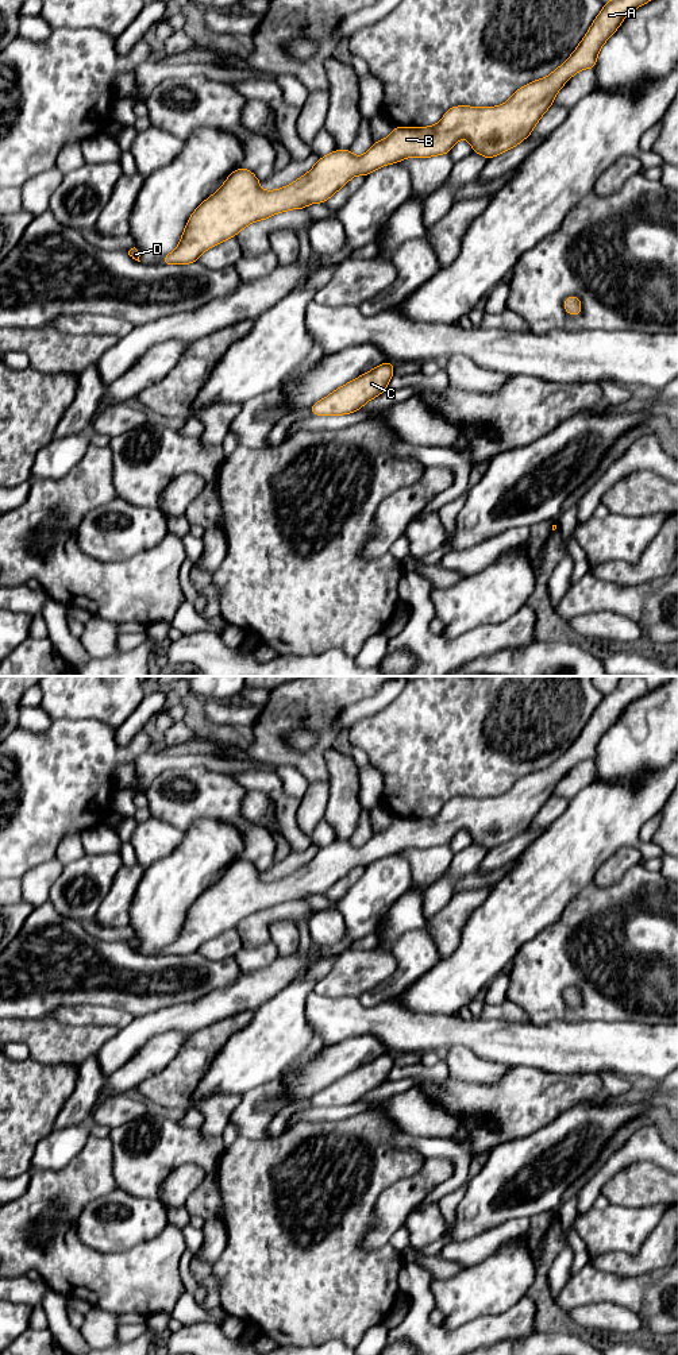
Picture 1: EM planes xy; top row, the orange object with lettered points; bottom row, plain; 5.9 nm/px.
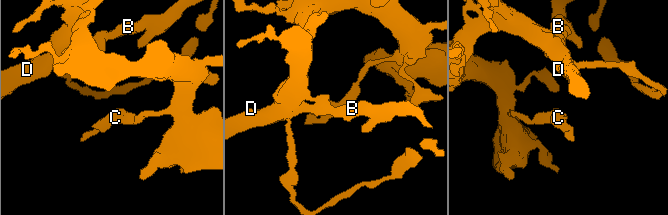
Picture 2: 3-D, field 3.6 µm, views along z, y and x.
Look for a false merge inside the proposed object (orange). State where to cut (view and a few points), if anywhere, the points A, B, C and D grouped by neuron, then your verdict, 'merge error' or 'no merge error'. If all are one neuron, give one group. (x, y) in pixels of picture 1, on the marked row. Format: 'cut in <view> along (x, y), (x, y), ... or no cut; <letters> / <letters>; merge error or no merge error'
no cut; A B C D; no merge error

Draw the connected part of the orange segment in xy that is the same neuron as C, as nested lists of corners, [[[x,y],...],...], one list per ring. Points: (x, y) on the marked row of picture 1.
[[[385,362],[317,401],[309,412],[317,416],[354,413],[362,409],[366,402],[382,394],[393,375],[392,362]]]

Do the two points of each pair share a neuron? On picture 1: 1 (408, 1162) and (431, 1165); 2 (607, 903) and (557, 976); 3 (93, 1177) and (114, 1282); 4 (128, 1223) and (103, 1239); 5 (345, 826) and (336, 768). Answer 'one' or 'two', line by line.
1: two
2: one
3: one
4: one
5: one

